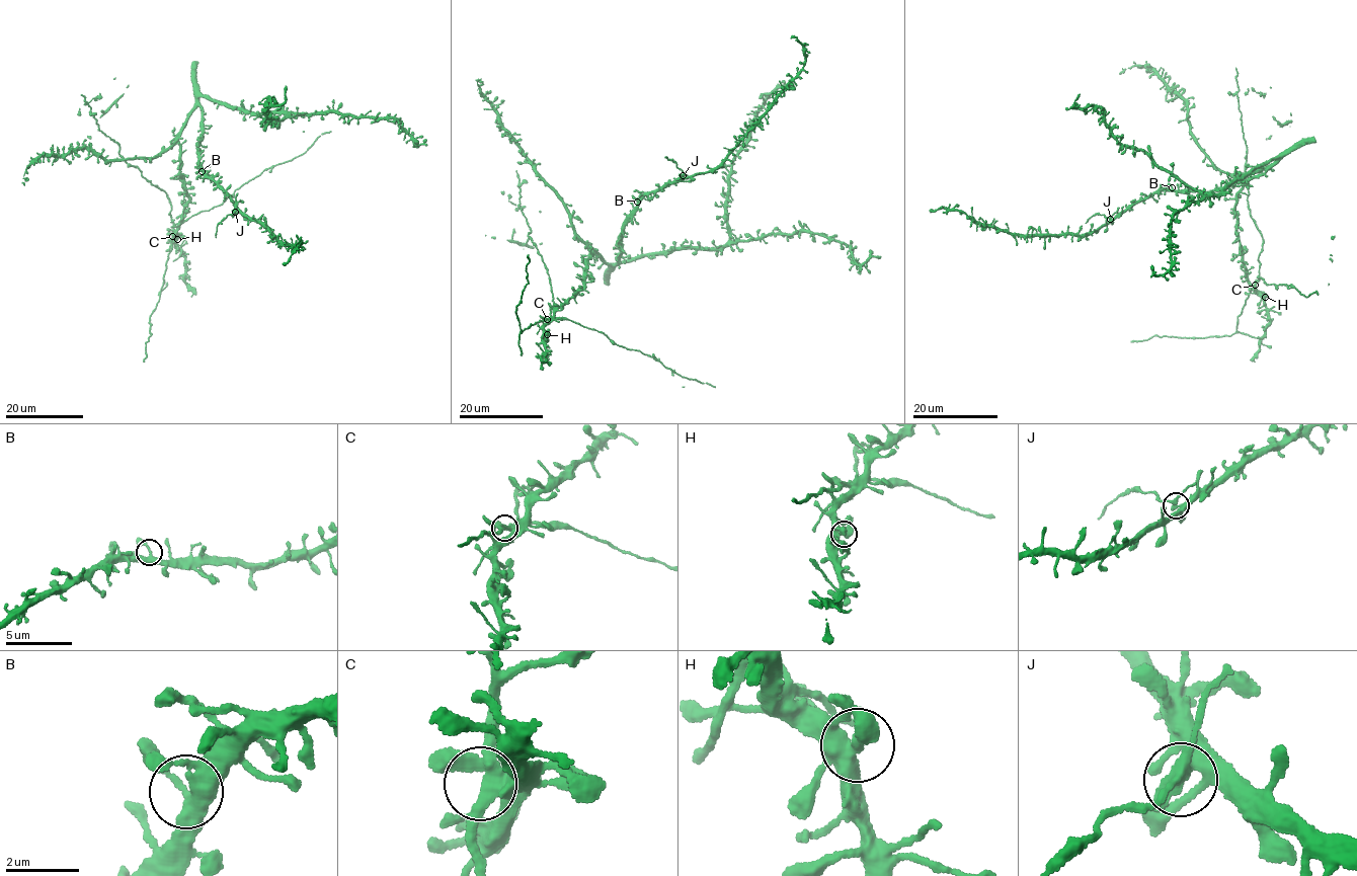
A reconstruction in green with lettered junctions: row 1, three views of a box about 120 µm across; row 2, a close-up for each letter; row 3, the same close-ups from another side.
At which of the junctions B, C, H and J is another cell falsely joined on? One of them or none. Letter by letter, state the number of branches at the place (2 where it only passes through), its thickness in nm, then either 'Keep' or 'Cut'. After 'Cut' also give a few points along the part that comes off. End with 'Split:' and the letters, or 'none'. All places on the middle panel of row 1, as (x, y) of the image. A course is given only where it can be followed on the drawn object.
B: Branches: 3. Thickness 280 nm. Keep
C: Branches: 4. Thickness 360 nm. Keep
H: Branches: 3. Thickness 320 nm. Keep
J: Branches: 4. Thickness 280 nm. Cut. Course of the part to remove: (683, 175), (675, 161), (665, 156)
Split: J

